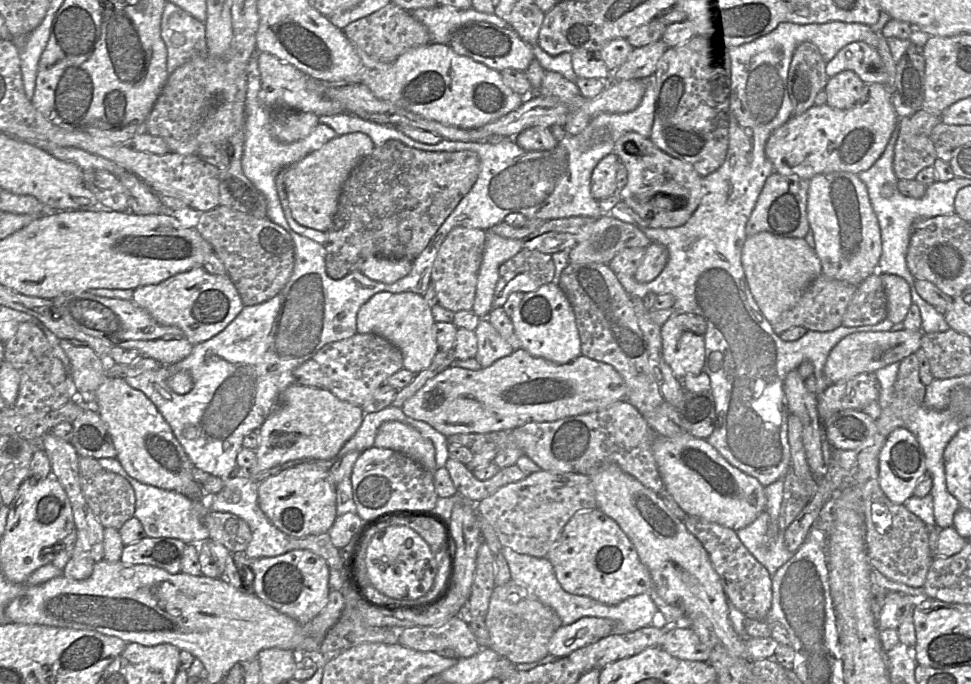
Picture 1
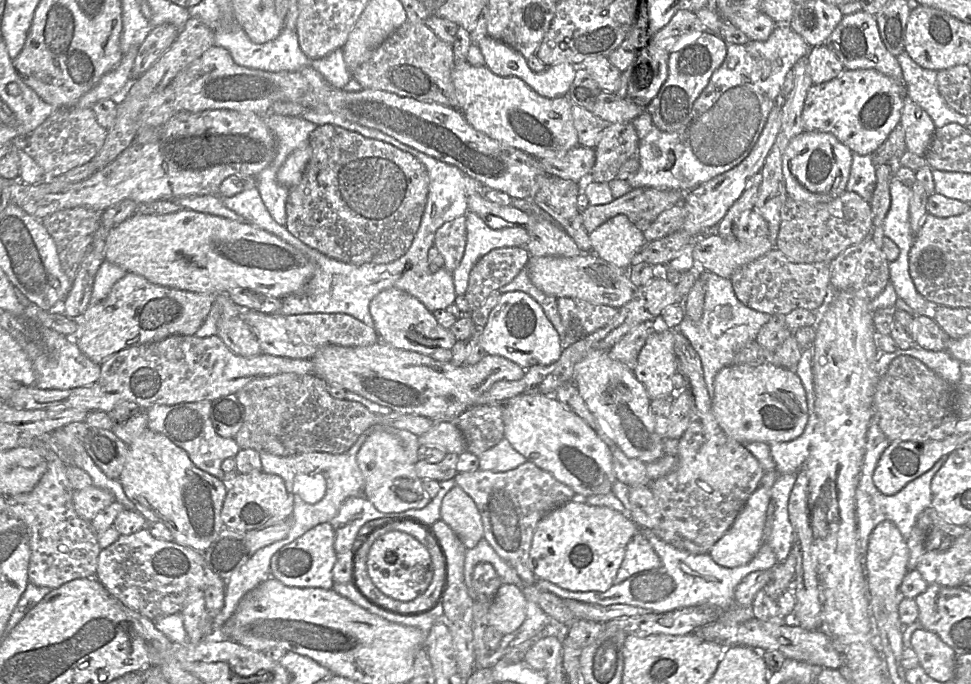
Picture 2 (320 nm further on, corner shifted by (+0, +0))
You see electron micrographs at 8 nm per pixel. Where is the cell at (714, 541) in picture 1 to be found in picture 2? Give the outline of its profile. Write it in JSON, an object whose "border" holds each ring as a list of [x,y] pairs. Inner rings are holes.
{"border":[[[617,446],[610,447],[610,451],[613,471],[617,480],[628,487],[648,487],[651,479],[647,475],[645,463],[627,457]]]}

